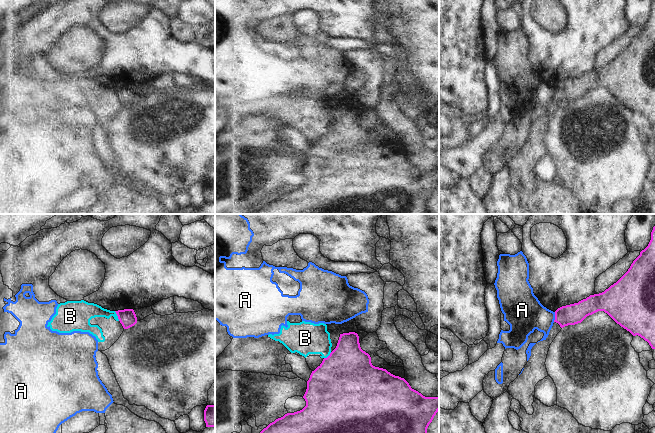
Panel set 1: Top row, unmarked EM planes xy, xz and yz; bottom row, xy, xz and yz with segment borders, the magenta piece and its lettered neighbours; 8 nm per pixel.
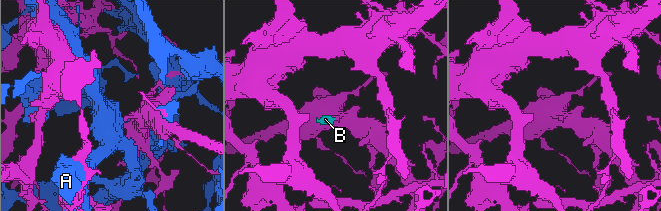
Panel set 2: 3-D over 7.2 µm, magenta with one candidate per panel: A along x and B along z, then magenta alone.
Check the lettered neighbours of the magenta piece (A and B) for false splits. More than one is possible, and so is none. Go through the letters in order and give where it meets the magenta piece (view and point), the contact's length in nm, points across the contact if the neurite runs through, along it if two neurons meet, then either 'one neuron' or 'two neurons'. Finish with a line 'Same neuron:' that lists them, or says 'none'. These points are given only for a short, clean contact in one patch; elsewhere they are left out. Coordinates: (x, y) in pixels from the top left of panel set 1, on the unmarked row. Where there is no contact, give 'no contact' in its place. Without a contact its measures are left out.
A: meets magenta in yz at (555, 93); contact 80 nm long; two neurons
B: meets magenta in xy at (117, 91); contact 90 nm long; border along xy (114, 87), (119, 96); two neurons
Same neuron: none

